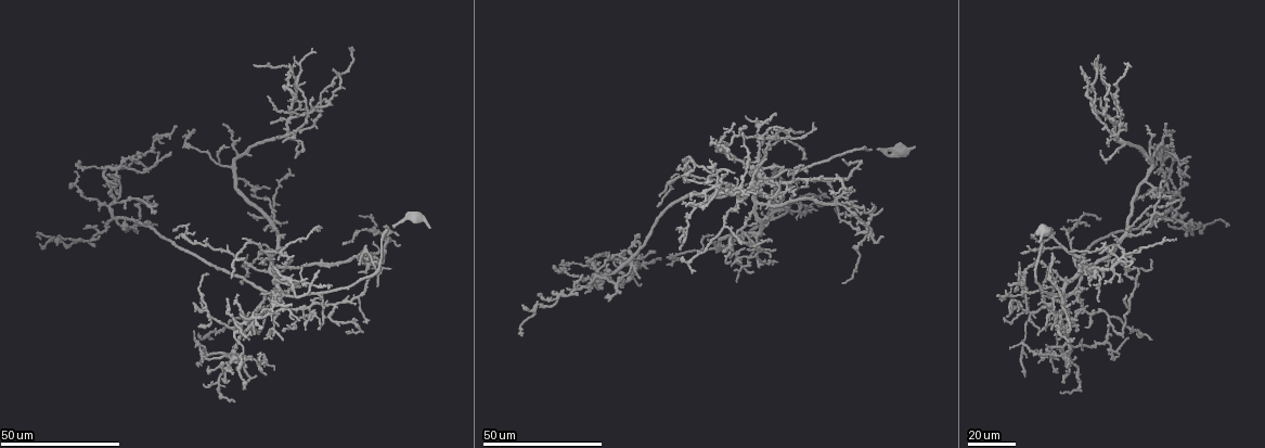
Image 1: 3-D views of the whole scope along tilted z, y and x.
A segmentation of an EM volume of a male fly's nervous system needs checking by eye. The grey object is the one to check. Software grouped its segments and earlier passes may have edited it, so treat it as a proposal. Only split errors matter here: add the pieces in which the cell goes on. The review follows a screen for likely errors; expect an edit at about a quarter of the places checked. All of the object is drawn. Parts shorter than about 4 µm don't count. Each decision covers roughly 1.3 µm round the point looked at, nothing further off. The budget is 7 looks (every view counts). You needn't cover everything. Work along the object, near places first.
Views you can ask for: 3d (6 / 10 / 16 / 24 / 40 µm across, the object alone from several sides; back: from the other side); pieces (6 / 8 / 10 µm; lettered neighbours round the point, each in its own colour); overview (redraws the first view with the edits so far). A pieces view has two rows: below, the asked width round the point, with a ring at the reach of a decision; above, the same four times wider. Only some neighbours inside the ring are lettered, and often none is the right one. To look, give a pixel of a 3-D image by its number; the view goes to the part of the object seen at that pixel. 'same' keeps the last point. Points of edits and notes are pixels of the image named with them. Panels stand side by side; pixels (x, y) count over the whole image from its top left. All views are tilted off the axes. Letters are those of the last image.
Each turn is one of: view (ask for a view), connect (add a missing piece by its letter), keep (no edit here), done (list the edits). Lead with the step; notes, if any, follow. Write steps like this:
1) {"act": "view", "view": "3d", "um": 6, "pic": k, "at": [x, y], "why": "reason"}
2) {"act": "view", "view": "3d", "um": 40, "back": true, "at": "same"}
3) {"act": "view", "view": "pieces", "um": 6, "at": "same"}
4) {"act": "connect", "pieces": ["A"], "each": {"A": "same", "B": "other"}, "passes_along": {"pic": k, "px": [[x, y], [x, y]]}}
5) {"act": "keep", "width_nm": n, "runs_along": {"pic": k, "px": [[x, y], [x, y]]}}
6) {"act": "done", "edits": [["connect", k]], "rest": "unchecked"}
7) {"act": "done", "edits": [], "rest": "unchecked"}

{"act": "view", "view": "3d", "um": 24, "pic": 1, "at": [1125, 267], "why": "an open end"}

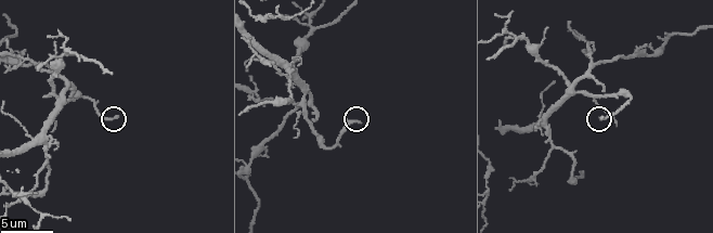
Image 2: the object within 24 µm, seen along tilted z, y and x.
{"act": "view", "view": "pieces", "um": 10, "pic": 2, "at": [601, 117], "why": "what lies round it"}

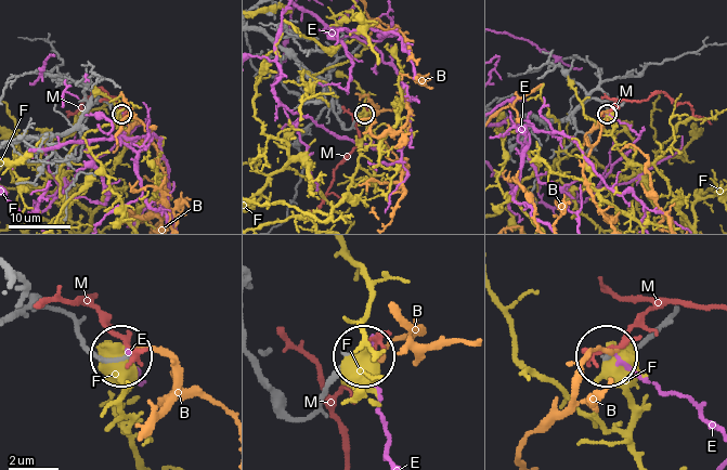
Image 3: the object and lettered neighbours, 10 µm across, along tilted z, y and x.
{"act": "keep", "width_nm": 170, "each": {"B": "other", "E": "other", "F": "other", "M": "other"}, "runs_along": {"pic": 3, "px": [[64, 312], [82, 340], [117, 356]]}, "found": "no lettered piece goes on from it"}

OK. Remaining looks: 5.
{"act": "view", "view": "3d", "um": 24, "pic": 1, "at": [802, 187], "why": "an open end"}

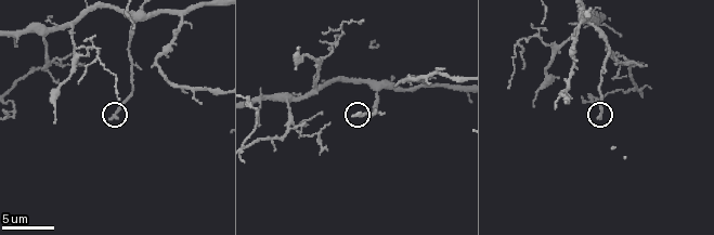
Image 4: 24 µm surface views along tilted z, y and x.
{"act": "view", "view": "pieces", "um": 8, "pic": 4, "at": [600, 117]}

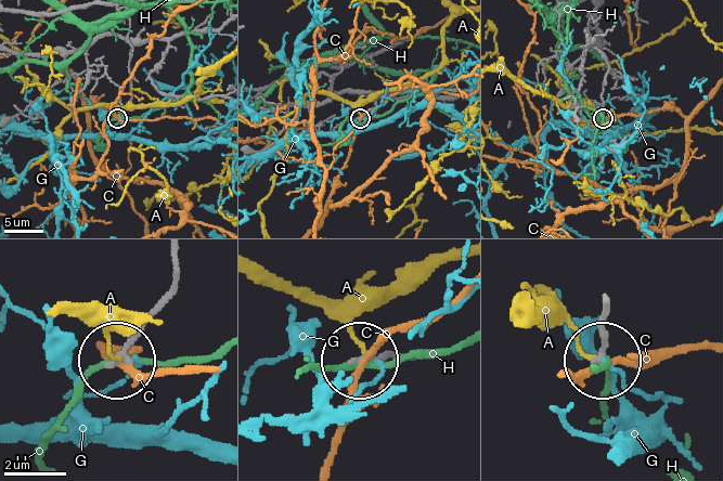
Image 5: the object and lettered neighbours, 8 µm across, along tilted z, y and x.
{"act": "keep", "each": {"A": "other", "C": "other", "G": "other", "H": "other"}, "runs_along": {"pic": 5, "px": [[171, 257], [177, 273], [166, 303], [117, 354]]}, "found": "no lettered piece goes on from it"}

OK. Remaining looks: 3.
{"act": "view", "view": "3d", "um": 40, "pic": 1, "at": [156, 223], "why": "branch stops here"}

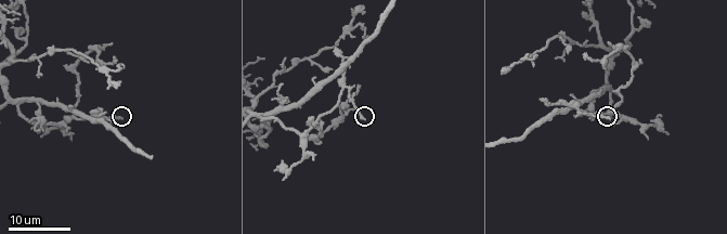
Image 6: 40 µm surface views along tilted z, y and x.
{"act": "view", "view": "pieces", "um": 10, "pic": 6, "at": [120, 116]}

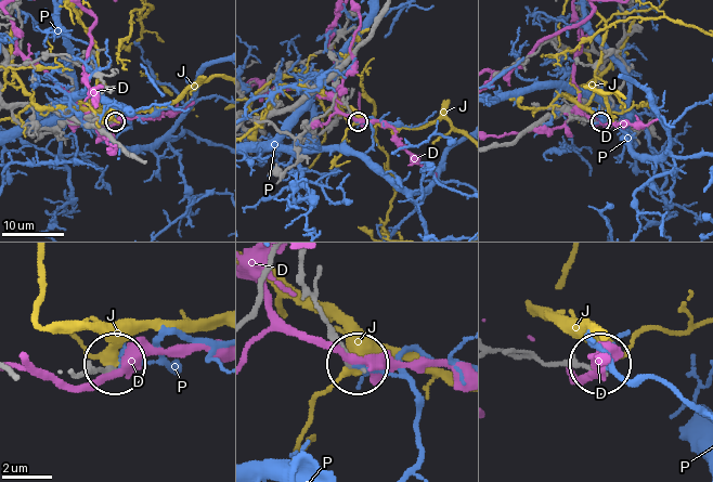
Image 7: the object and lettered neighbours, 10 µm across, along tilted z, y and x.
{"act": "keep", "each": {"D": "other", "J": "other", "P": "other"}, "runs_along": {"pic": 7, "px": [[298, 263], [306, 295], [353, 361]]}, "found": "no lettered piece goes on from it"}

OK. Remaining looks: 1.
{"act": "done", "edits": [], "rest": "unchecked"}

